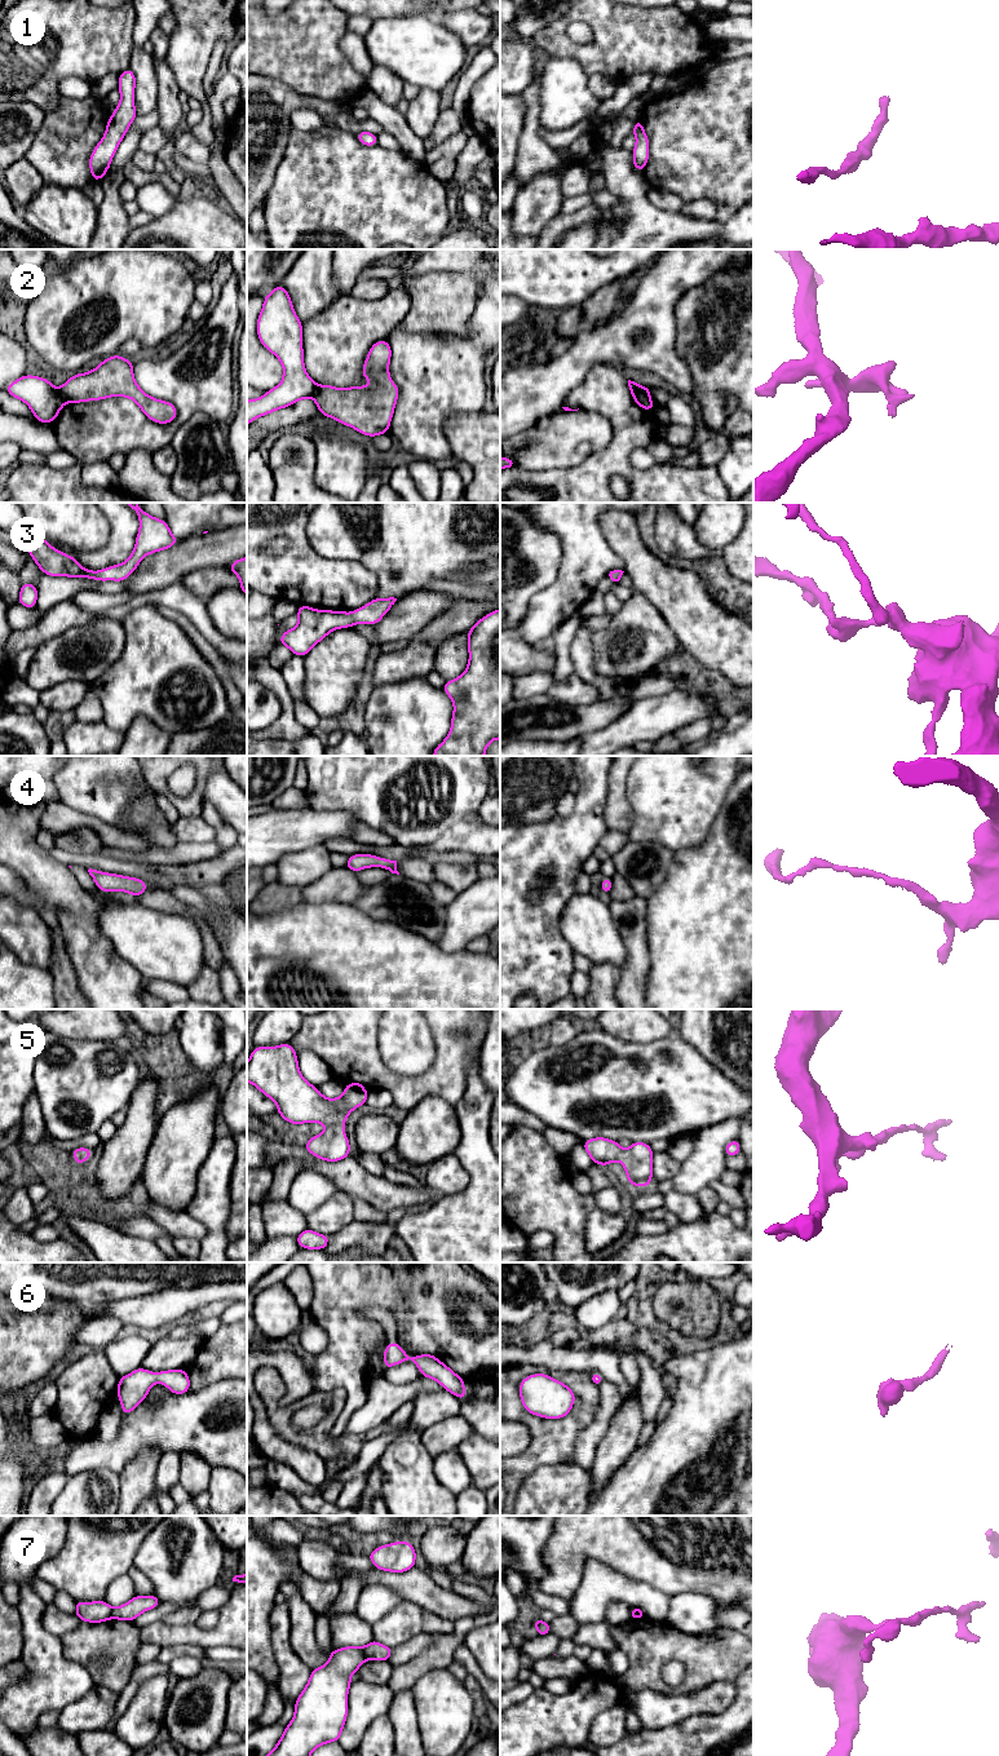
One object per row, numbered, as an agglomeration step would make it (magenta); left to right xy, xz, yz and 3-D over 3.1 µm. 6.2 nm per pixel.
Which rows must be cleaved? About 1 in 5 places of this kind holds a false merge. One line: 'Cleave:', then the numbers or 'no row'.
Cleave: 2, 7

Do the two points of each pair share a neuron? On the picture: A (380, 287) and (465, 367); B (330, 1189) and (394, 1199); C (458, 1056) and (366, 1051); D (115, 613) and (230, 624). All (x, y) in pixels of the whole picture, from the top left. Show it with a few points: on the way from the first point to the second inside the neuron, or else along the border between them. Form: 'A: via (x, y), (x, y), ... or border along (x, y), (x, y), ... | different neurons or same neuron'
A: border along (389, 290), (376, 299), (357, 299) | different neurons
B: border along (314, 1171), (327, 1177), (340, 1189) | different neurons
C: via (433, 1080), (427, 1084), (396, 1084), (384, 1075) | same neuron
D: border along (204, 602), (213, 626), (233, 640) | different neurons

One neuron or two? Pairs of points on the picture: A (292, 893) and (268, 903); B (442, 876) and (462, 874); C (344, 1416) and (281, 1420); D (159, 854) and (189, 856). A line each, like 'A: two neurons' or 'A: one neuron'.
A: one neuron
B: one neuron
C: two neurons
D: one neuron

